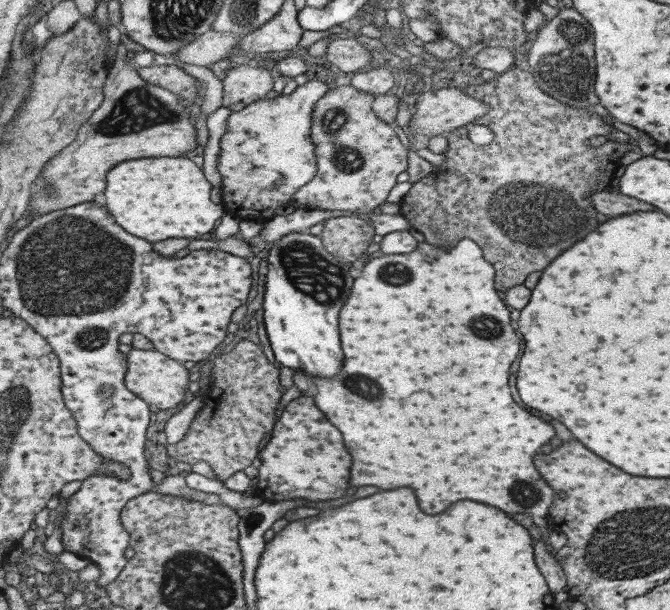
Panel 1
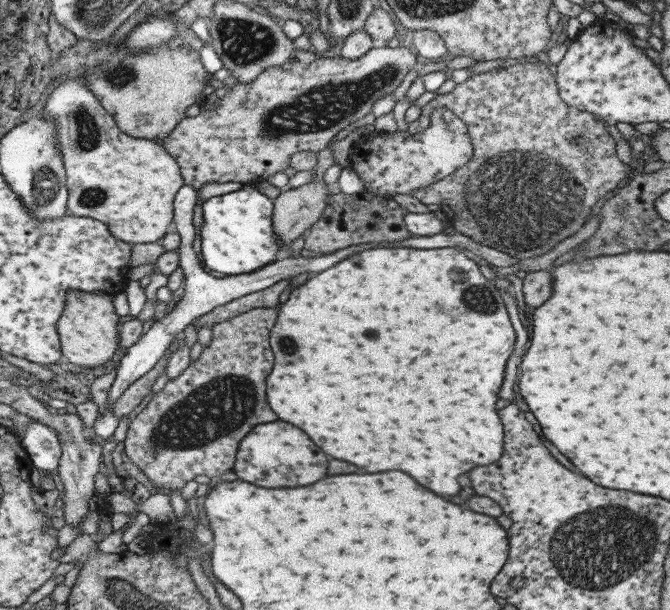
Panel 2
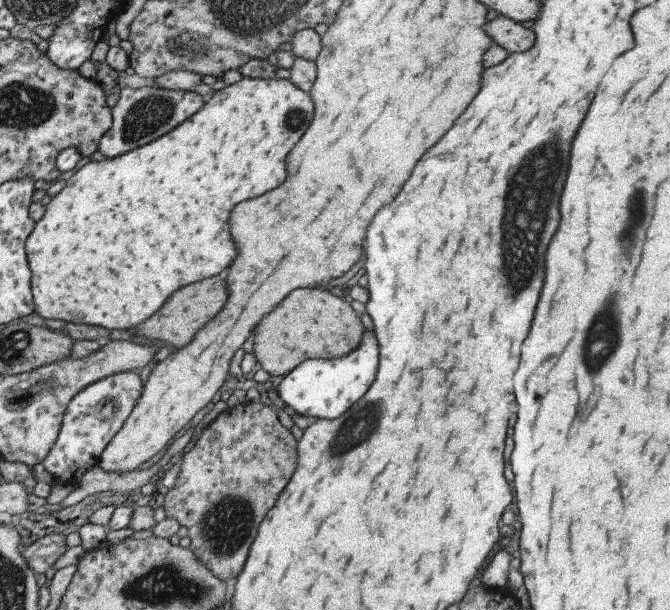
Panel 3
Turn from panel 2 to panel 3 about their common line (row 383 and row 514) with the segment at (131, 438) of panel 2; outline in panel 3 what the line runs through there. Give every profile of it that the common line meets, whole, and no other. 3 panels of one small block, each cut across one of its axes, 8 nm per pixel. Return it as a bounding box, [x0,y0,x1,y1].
[162,402,297,580]

